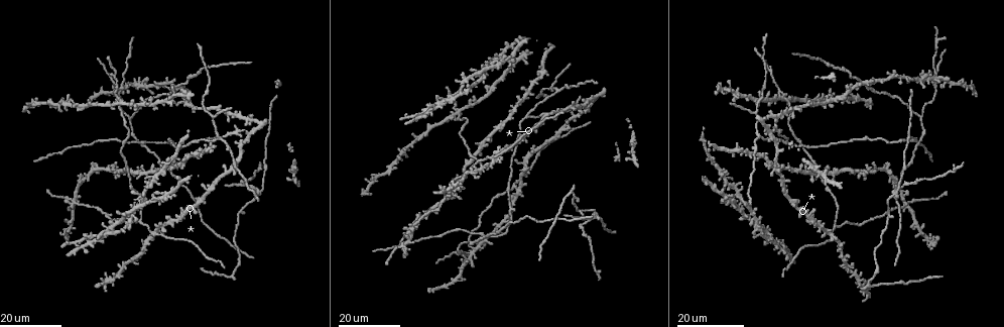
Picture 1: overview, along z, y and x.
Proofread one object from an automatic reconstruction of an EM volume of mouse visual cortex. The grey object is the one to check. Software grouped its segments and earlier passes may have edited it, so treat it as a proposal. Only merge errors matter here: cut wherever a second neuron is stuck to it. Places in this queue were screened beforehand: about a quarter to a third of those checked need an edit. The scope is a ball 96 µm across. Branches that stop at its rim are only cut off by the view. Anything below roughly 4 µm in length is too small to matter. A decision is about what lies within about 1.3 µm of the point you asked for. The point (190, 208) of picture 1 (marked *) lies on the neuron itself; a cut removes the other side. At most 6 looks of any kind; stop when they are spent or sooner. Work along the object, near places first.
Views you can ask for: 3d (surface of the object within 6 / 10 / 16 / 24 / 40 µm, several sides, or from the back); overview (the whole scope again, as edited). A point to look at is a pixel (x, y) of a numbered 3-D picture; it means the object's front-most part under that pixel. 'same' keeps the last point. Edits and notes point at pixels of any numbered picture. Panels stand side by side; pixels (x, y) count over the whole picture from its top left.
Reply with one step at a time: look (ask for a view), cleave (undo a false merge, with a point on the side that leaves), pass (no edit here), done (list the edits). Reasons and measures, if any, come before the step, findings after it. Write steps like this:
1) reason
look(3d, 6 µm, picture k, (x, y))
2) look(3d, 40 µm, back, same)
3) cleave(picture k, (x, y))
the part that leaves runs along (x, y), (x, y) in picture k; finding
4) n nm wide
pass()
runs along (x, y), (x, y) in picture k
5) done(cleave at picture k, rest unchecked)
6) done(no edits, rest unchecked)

arms part here
look(3d, 24 µm, picture 1, (479, 159))

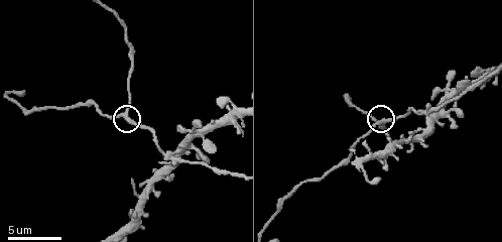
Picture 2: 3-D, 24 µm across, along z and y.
zoom in
look(3d, 10 µm, picture 2, (378, 123))

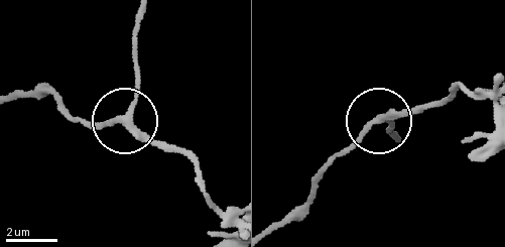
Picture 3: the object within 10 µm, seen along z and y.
side arm 97 µm
pass()
runs along (235, 209), (127, 117), (137, 41) in picture 3; all the same neuron

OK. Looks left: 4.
four or more arms meet
look(3d, 24 µm, picture 1, (257, 188))

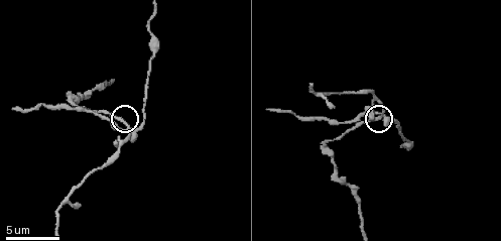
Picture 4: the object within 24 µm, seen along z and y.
zoom in
look(3d, 6 µm, picture 4, (128, 127))

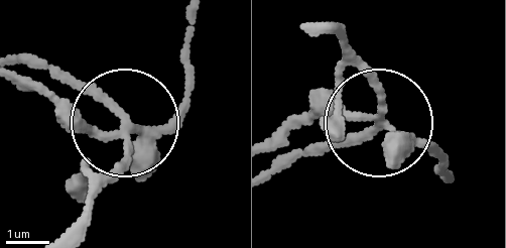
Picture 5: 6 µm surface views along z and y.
cleave(picture 5, (68, 121))
the part that leaves runs along (121, 125), (16, 64) in picture 5; two neurons meet here

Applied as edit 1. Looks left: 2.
done(cleave at picture 5, rest unchecked)

